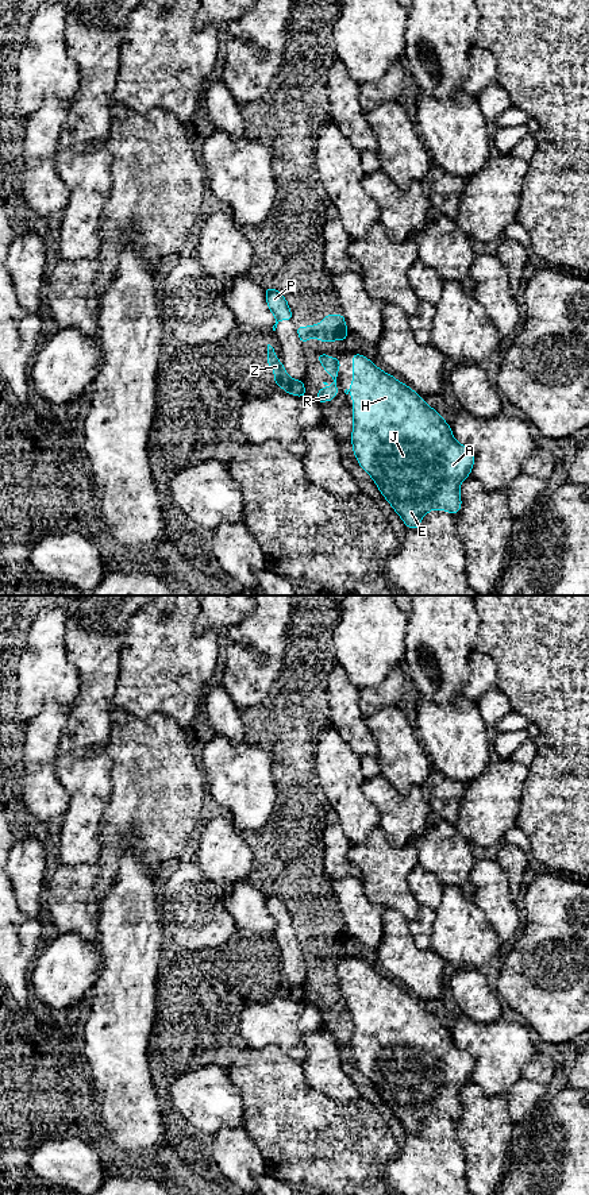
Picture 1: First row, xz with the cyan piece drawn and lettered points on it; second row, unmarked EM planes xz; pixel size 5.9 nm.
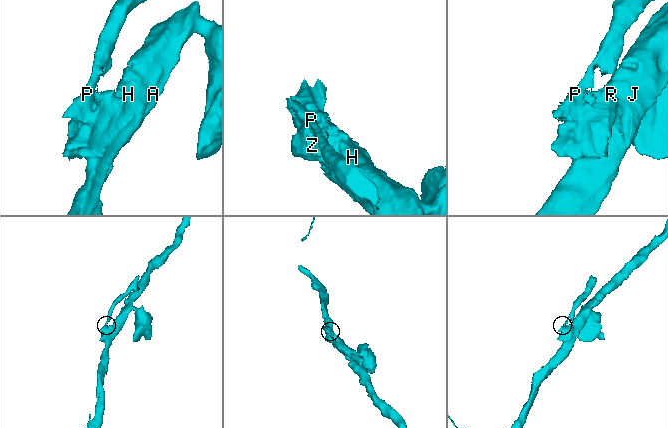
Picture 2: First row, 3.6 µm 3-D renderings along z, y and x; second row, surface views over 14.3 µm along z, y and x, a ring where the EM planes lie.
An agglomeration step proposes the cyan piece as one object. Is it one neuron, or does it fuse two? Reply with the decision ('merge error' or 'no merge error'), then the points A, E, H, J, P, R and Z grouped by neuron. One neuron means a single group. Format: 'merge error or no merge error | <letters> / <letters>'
merge error | A E H J R Z / P

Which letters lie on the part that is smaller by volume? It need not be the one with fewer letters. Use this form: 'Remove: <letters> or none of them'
Remove: P

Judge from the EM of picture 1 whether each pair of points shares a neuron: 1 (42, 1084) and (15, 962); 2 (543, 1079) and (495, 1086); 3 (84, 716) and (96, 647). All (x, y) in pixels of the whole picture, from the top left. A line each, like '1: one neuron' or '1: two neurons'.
1: one neuron
2: two neurons
3: one neuron

